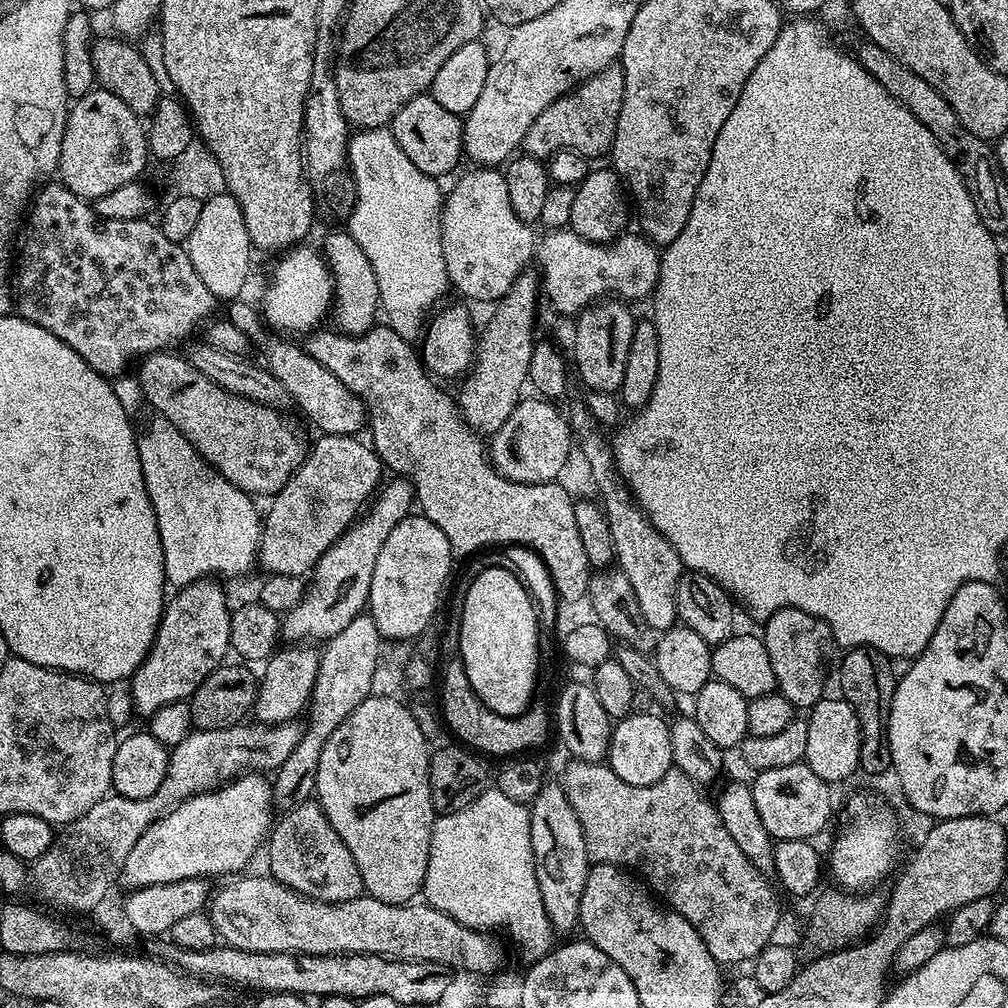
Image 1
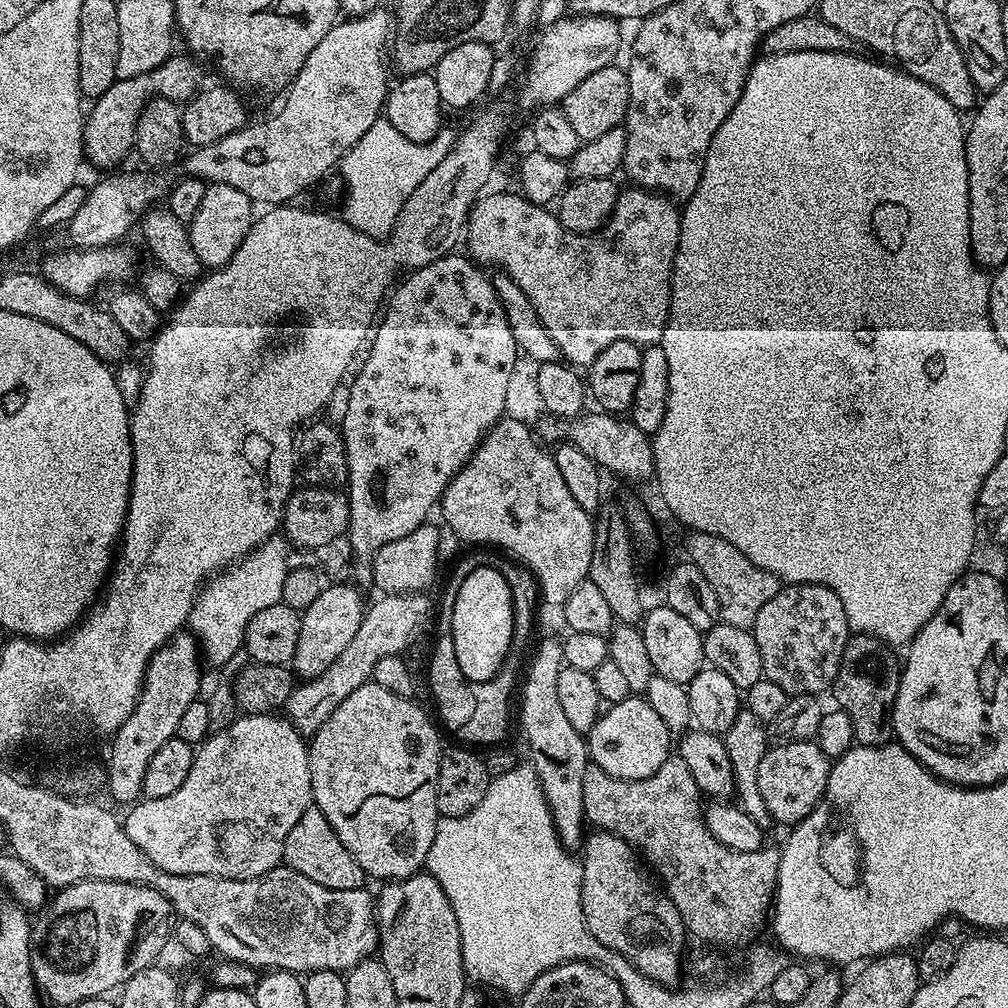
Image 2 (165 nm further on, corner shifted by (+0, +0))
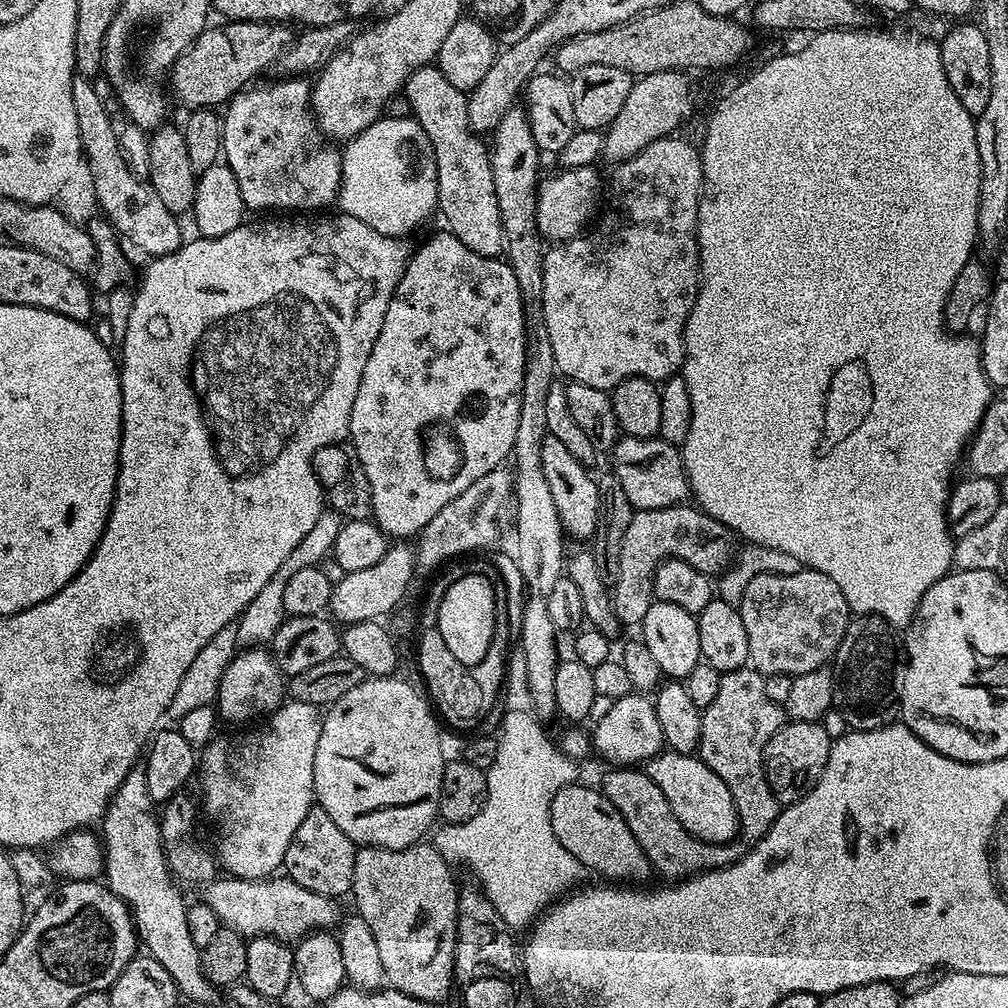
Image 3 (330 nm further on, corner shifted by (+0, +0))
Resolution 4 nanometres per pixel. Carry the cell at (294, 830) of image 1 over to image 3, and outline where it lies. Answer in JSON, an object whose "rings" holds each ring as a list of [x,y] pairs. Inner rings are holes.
{"rings":[[[313,806],[302,818],[302,826],[294,830],[294,838],[290,838],[290,846],[286,846],[286,854],[282,865],[287,879],[298,882],[298,886],[306,886],[306,890],[314,890],[314,894],[341,898],[348,896],[352,890],[354,878],[354,862],[357,845],[352,843],[342,829],[319,806]]]}

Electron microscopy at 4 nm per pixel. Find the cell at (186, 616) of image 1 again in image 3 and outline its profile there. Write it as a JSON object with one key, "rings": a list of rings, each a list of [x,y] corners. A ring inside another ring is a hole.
{"rings":[[[137,766],[130,770],[130,774],[126,774],[126,778],[122,782],[122,786],[118,786],[118,790],[112,795],[112,800],[108,803],[108,810],[104,815],[102,821],[102,843],[104,845],[104,871],[103,875],[106,877],[106,883],[108,889],[114,894],[118,894],[118,898],[122,898],[124,903],[129,906],[132,911],[132,917],[136,924],[136,931],[141,943],[147,948],[147,953],[155,958],[156,961],[160,961],[162,966],[166,968],[166,972],[170,974],[175,980],[177,991],[181,994],[187,994],[190,998],[196,998],[202,1002],[208,1002],[211,1000],[214,993],[216,993],[215,987],[211,984],[207,977],[205,977],[202,969],[202,950],[194,945],[194,940],[190,935],[190,926],[187,925],[186,914],[188,913],[187,901],[184,900],[184,896],[180,893],[181,885],[174,879],[172,871],[168,868],[168,857],[164,854],[164,839],[160,833],[160,816],[158,815],[158,804],[150,798],[150,789],[146,786],[146,774],[143,767]]]}

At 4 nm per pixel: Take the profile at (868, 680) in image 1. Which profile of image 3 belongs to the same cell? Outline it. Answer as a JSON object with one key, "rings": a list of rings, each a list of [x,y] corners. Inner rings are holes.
{"rings":[[[856,614],[848,621],[848,629],[845,631],[845,636],[841,640],[841,644],[836,650],[834,663],[831,665],[830,671],[832,673],[832,681],[834,682],[834,698],[832,699],[832,706],[839,710],[842,718],[846,718],[849,729],[853,732],[865,732],[866,730],[878,730],[884,728],[888,724],[893,723],[898,716],[898,668],[896,672],[896,648],[898,652],[898,636],[894,633],[893,625],[889,624],[880,616],[869,616],[867,614]]]}

